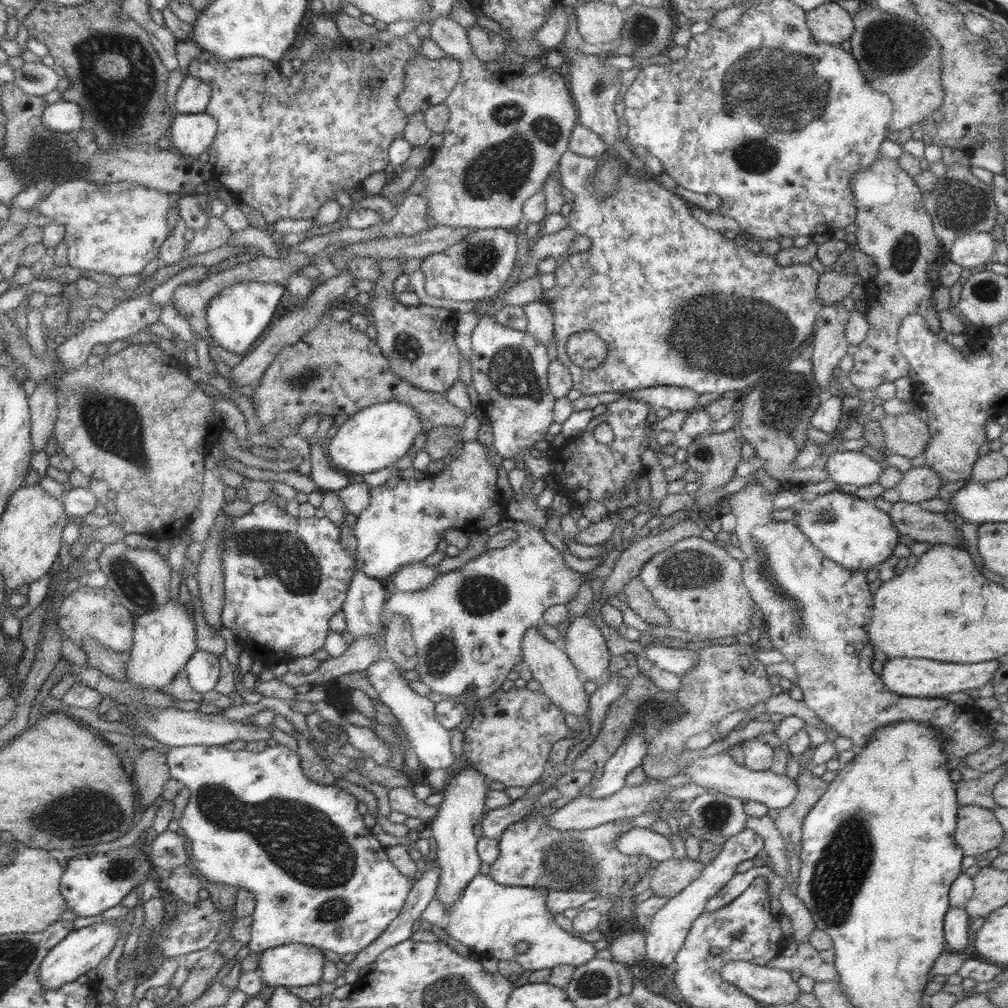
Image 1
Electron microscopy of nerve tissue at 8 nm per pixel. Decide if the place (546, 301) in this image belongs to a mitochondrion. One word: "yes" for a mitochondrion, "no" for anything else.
no

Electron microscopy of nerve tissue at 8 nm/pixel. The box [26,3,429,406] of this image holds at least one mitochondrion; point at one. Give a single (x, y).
(141, 76)

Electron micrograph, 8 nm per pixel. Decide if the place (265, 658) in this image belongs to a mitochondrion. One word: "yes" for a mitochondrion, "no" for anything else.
no

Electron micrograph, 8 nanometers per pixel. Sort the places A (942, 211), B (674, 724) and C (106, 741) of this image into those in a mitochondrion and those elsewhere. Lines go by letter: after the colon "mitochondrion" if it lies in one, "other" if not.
A: mitochondrion
B: mitochondrion
C: other

